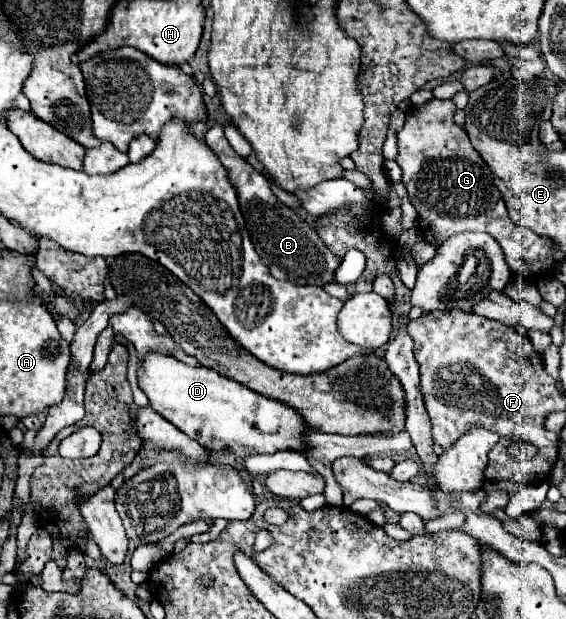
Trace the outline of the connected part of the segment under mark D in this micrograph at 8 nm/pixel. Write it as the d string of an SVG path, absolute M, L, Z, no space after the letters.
M148 354L138 370L138 384L158 414L206 450L230 450L238 458L246 454L274 454L278 450L308 450L306 438L310 428L298 410L258 394L206 366L192 368L174 356Z

